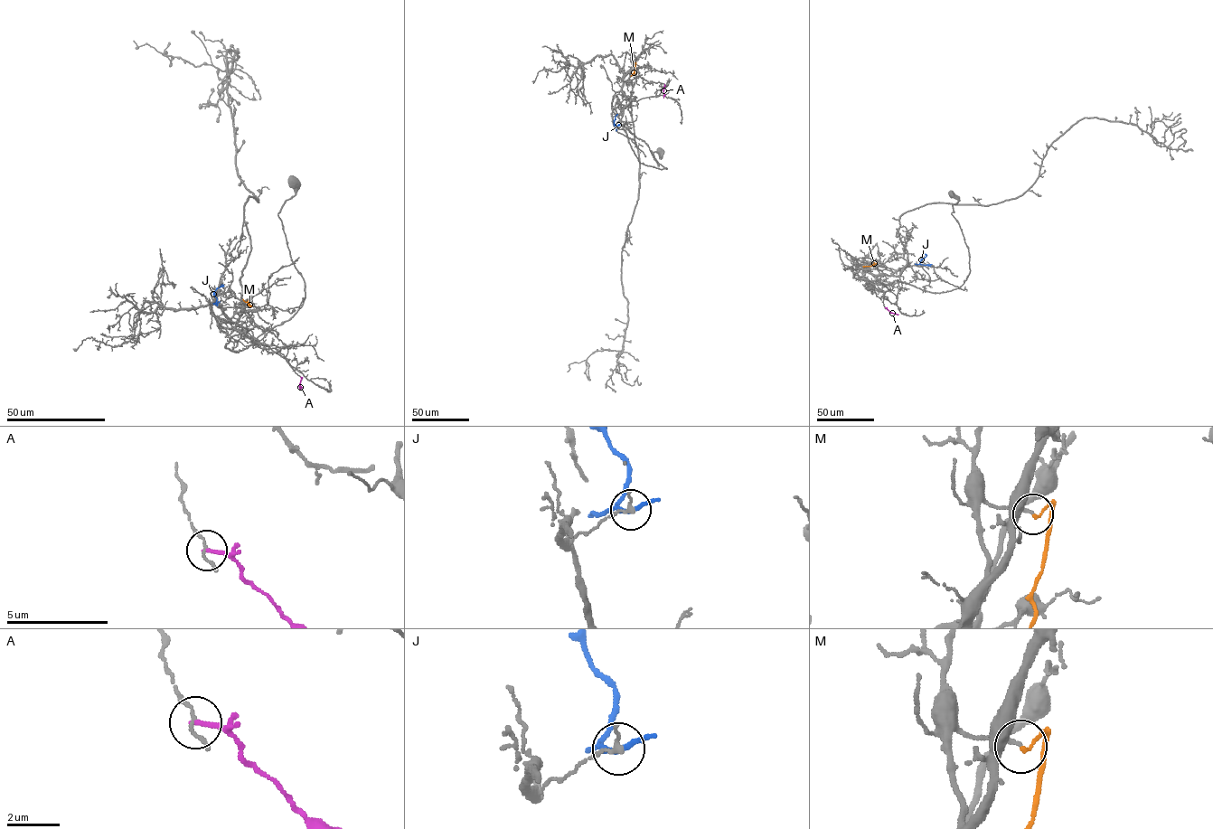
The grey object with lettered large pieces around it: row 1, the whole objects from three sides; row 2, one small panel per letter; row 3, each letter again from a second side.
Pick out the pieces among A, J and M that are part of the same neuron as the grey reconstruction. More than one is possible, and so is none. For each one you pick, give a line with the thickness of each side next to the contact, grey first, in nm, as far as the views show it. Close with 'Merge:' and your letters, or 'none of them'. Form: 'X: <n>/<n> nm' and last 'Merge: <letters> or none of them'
Merge: none of them

